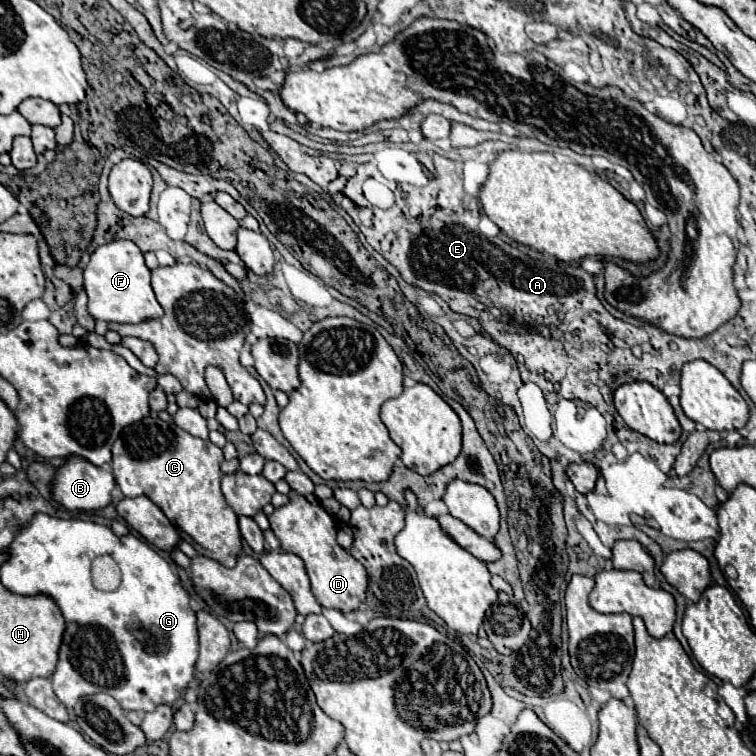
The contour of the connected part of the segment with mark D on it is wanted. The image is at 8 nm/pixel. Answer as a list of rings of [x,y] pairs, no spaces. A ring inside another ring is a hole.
[[[291,491],[289,503],[281,509],[275,509],[275,513],[269,515],[269,523],[281,543],[281,551],[295,553],[303,561],[305,571],[311,579],[311,591],[321,607],[331,607],[349,613],[365,601],[365,567],[359,561],[353,561],[353,557],[349,557],[349,553],[335,541],[335,521],[321,505],[313,505],[303,495]]]

